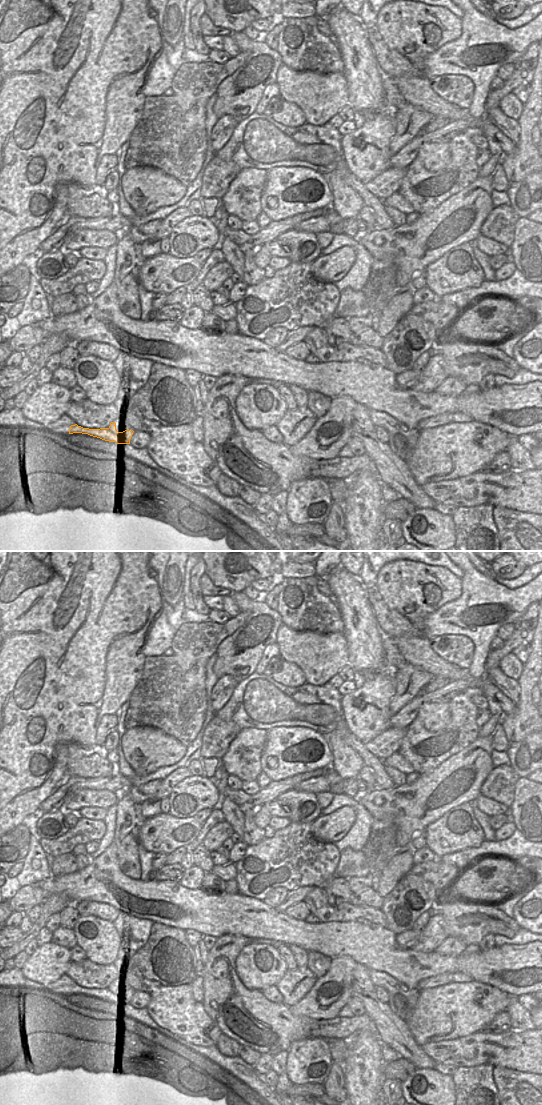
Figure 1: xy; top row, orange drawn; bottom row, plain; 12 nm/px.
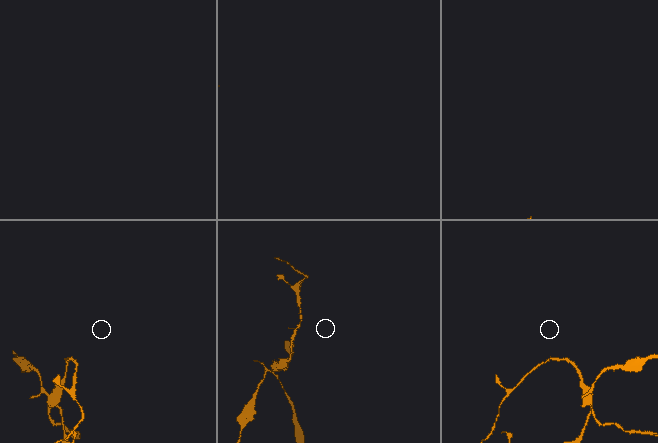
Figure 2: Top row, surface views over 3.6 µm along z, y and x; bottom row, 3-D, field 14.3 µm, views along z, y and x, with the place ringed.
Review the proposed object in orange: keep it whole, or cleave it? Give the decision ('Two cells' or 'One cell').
Two cells.

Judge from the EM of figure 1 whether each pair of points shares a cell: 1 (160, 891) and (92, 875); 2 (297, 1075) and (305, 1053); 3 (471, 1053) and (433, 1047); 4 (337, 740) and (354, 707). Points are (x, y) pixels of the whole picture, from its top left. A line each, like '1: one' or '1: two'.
1: one
2: one
3: one
4: two

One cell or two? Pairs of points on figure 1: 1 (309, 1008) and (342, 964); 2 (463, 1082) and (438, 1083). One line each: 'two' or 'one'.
1: one
2: two

